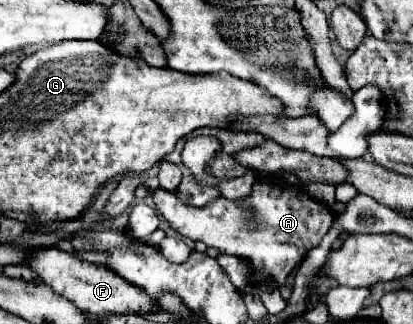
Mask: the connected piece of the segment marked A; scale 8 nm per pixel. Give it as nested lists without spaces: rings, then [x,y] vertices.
[[[254,183],[246,201],[226,201],[224,197],[218,197],[218,201],[212,201],[202,209],[192,209],[178,199],[176,193],[162,187],[152,193],[152,199],[160,215],[180,235],[202,241],[224,255],[248,259],[252,265],[252,285],[264,281],[272,281],[278,287],[286,285],[288,275],[306,259],[306,253],[322,241],[334,221],[330,207],[308,197],[300,185]]]

